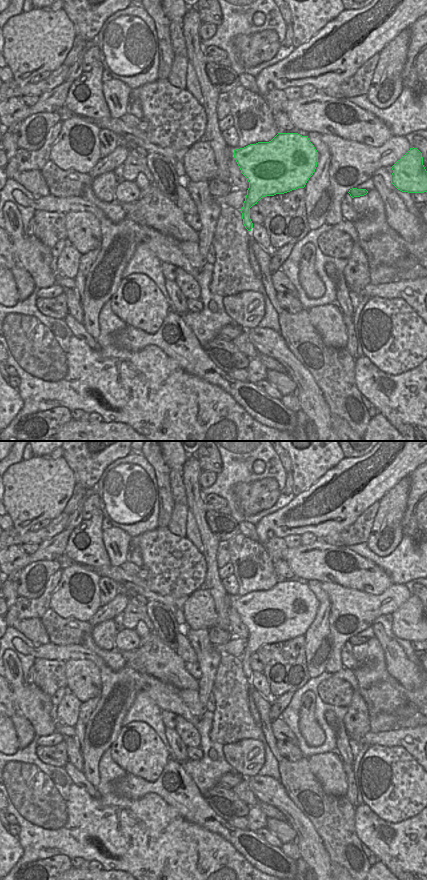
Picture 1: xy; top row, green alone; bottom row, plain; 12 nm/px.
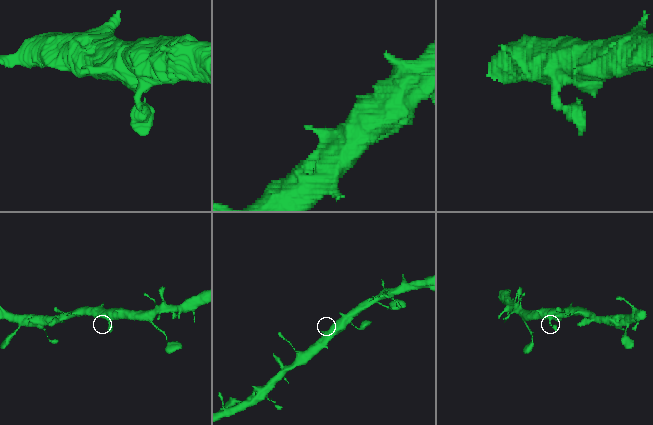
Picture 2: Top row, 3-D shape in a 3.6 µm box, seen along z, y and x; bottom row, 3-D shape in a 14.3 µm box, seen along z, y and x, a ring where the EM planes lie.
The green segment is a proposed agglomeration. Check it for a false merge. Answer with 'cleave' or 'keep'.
keep

